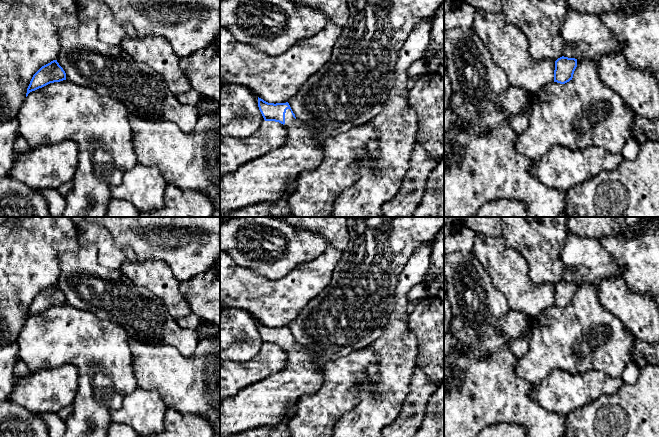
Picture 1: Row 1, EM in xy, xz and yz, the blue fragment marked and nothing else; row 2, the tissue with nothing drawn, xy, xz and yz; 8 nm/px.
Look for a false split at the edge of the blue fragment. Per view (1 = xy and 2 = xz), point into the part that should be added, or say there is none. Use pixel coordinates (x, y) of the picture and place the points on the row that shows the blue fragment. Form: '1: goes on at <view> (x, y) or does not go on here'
1: does not go on here
2: goes on at xz (265, 179)

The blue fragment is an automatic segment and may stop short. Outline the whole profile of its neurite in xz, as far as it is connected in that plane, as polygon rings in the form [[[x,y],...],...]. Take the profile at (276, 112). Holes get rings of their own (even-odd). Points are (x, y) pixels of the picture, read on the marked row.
[[[258,97],[258,107],[265,121],[275,121],[287,128],[287,142],[268,154],[242,165],[233,173],[226,173],[220,179],[220,217],[249,205],[274,203],[286,191],[291,194],[296,188],[299,175],[315,170],[321,163],[323,152],[320,148],[321,135],[309,125],[299,122],[288,102],[268,103]]]

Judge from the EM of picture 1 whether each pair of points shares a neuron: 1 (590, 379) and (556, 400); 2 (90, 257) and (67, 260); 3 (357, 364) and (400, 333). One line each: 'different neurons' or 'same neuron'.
1: same neuron
2: same neuron
3: different neurons

